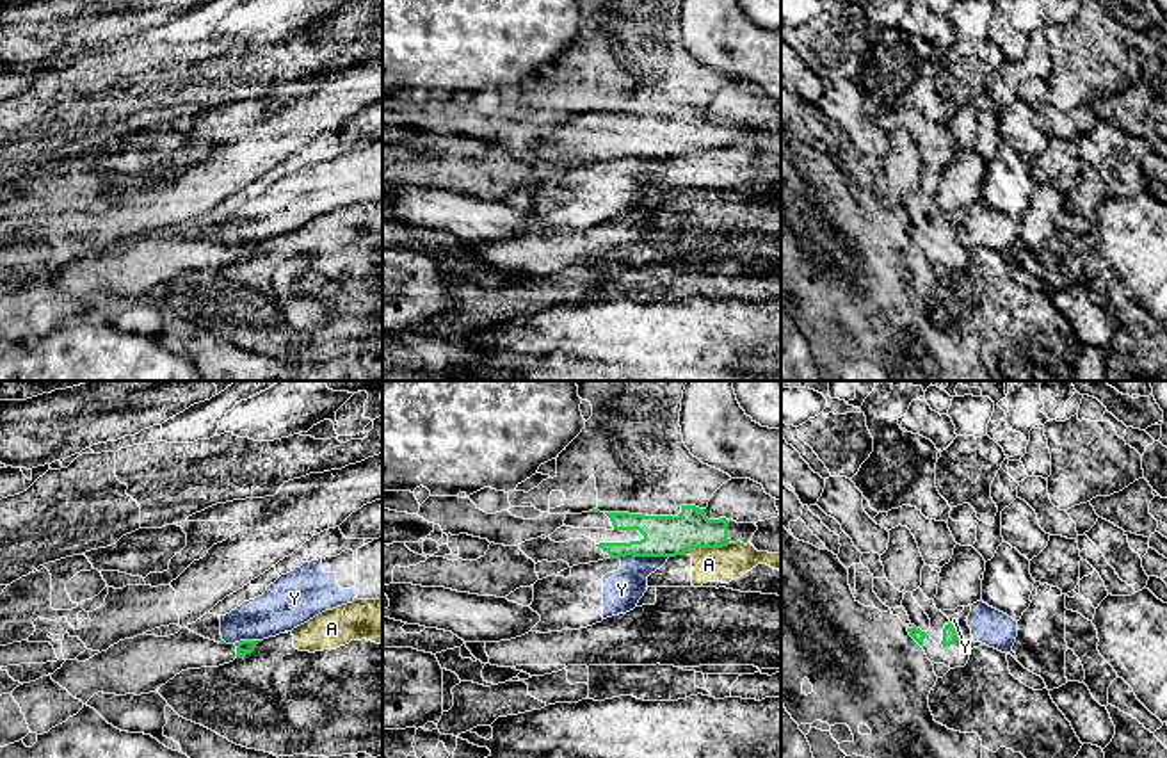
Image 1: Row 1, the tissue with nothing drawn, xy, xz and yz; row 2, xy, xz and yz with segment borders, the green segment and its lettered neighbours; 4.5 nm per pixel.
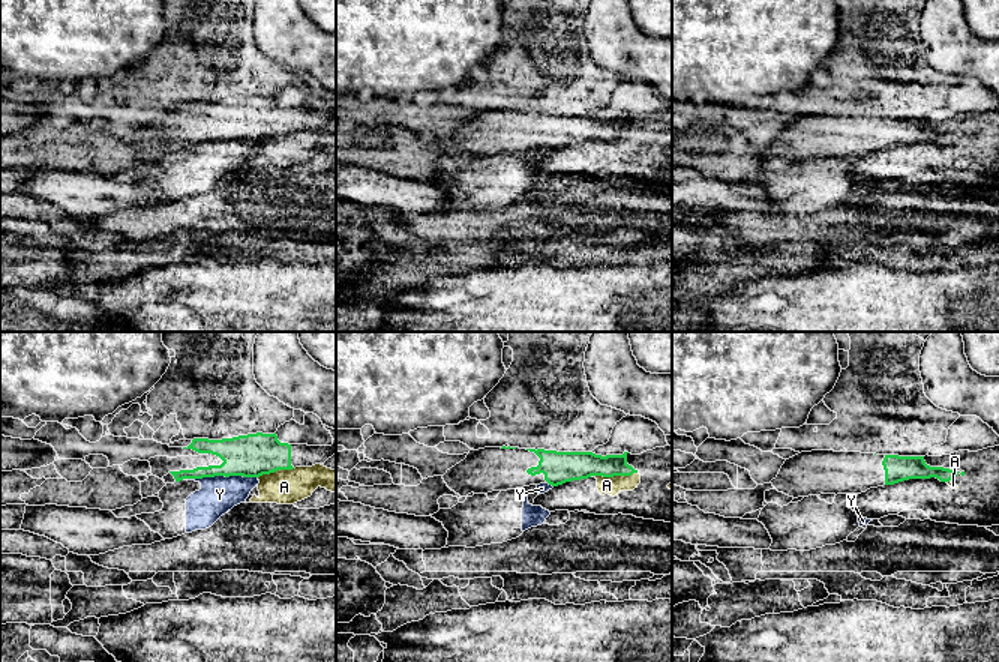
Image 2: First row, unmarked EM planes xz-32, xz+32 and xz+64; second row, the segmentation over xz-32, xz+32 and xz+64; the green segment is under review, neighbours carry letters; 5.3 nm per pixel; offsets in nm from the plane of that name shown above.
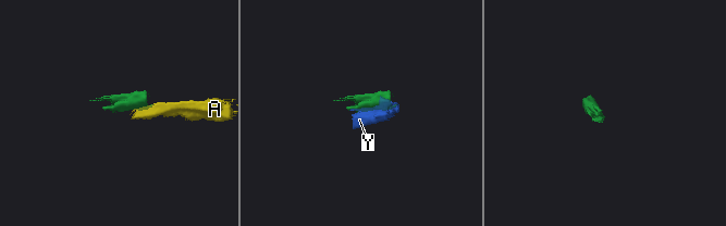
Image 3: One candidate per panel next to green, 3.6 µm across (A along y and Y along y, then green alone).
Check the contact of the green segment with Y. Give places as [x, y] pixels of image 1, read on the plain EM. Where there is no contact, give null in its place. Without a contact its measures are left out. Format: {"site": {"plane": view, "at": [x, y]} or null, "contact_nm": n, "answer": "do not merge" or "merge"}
{"site": {"plane": "xz", "at": [643, 157]}, "contact_nm": 220, "answer": "do not merge"}

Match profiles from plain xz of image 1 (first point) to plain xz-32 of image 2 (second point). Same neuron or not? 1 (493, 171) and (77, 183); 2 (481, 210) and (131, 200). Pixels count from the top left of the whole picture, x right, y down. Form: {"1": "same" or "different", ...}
{"1": "different", "2": "same"}

